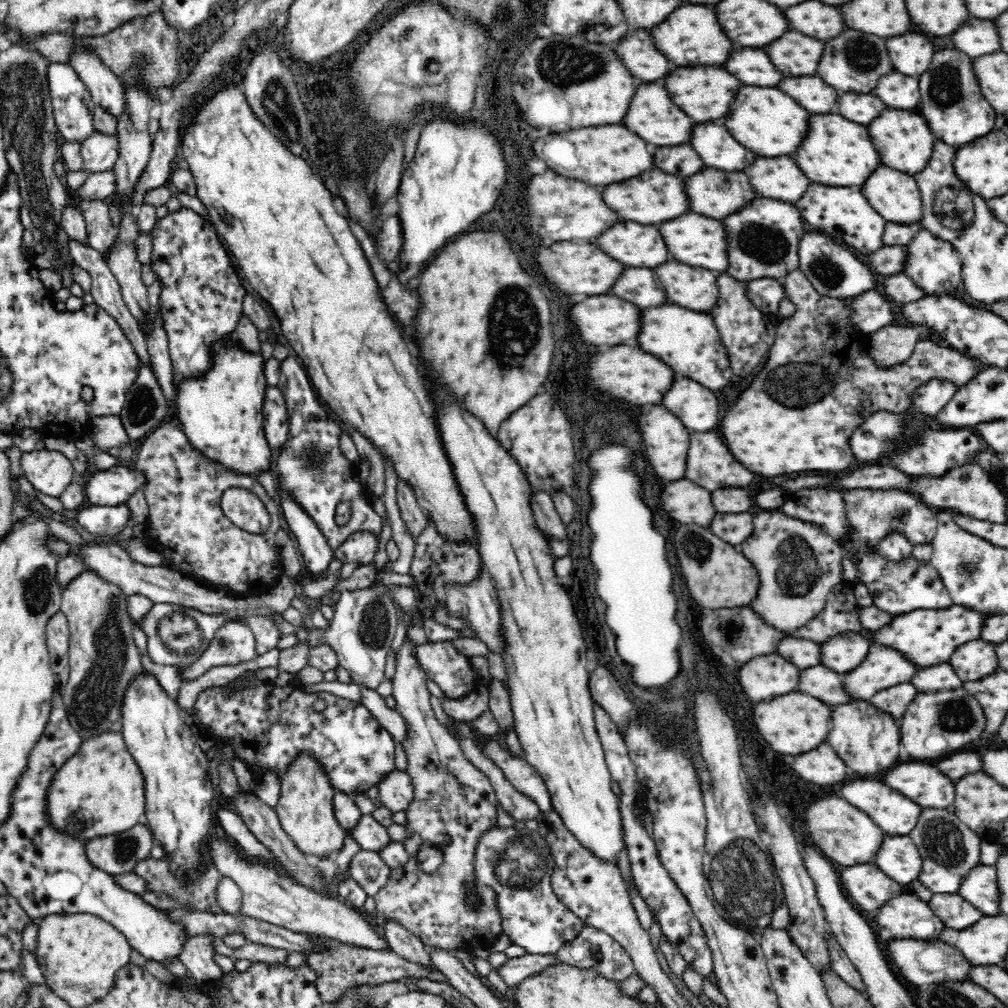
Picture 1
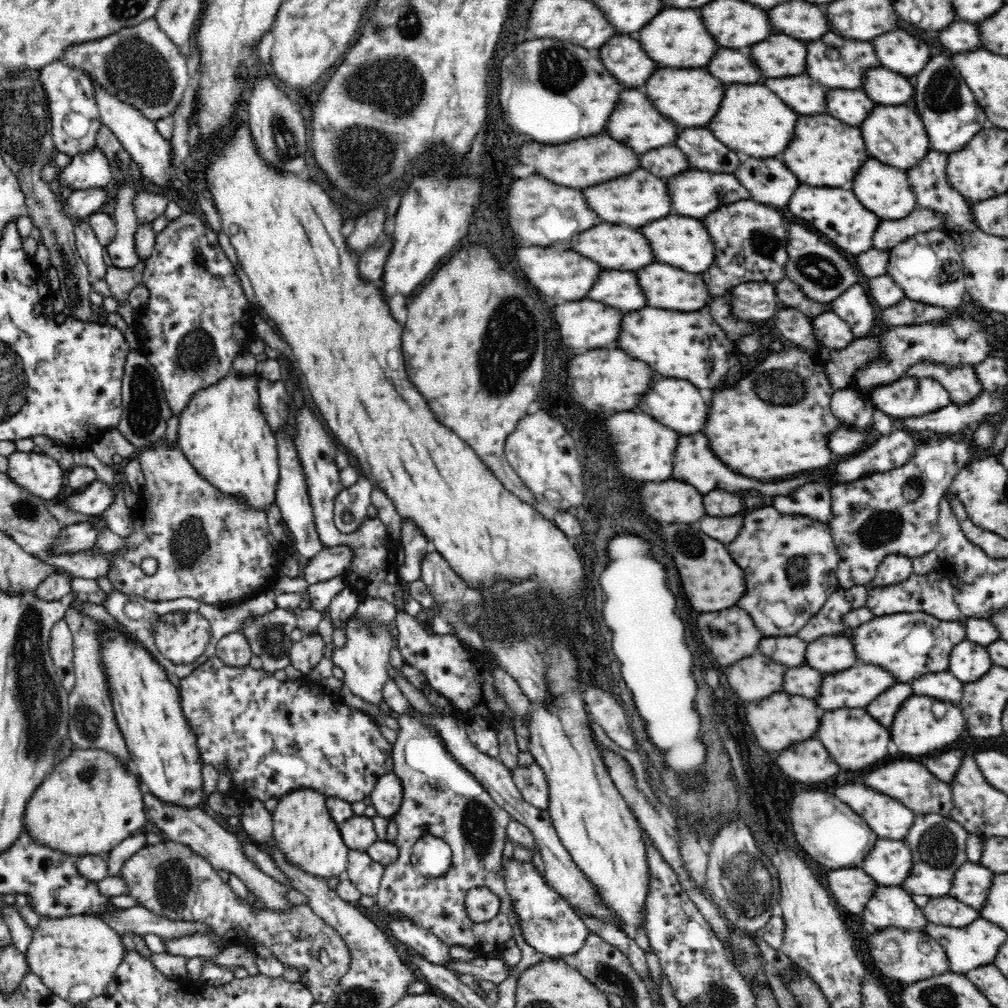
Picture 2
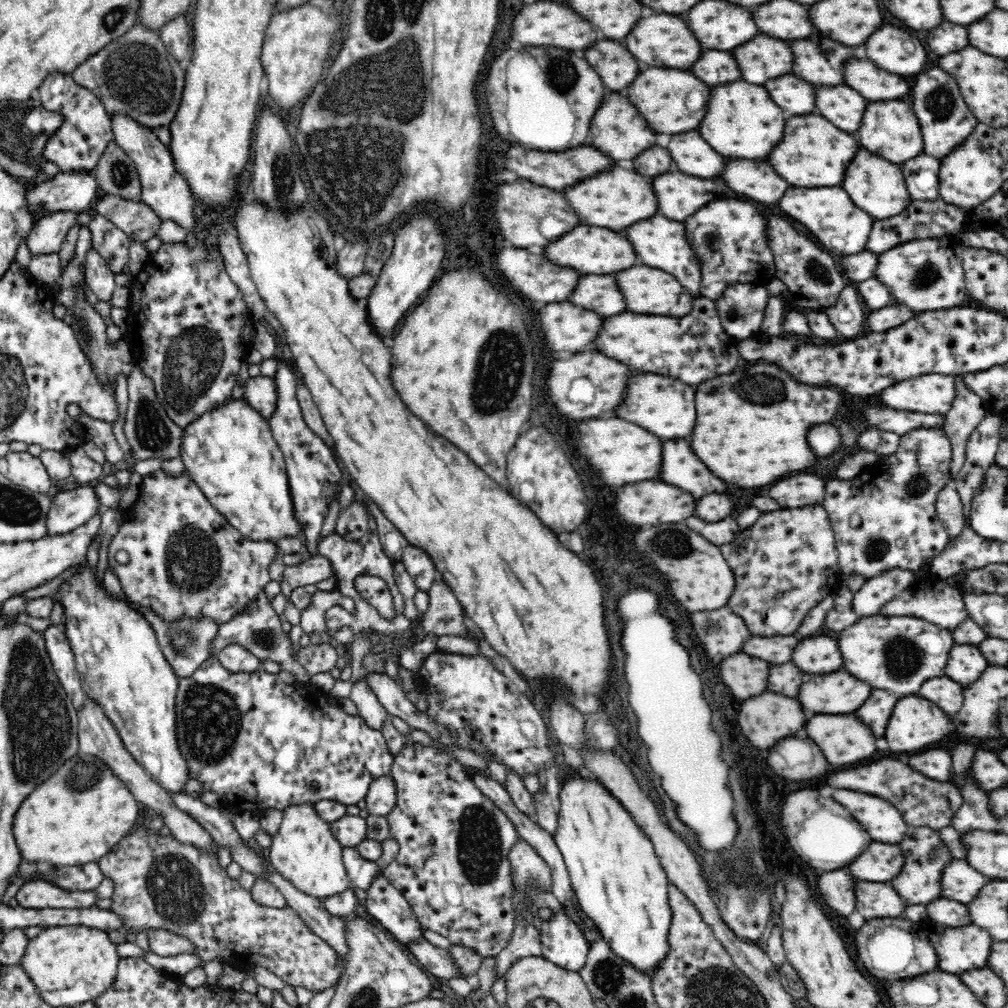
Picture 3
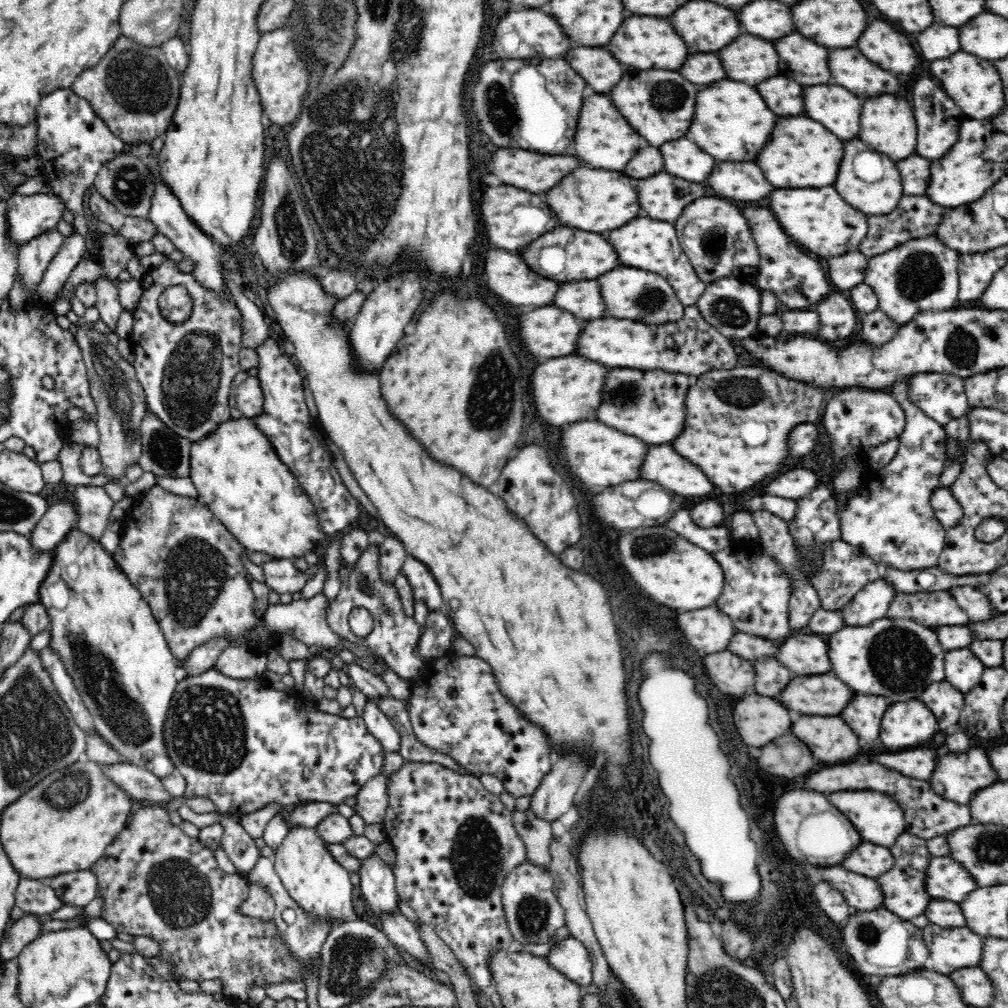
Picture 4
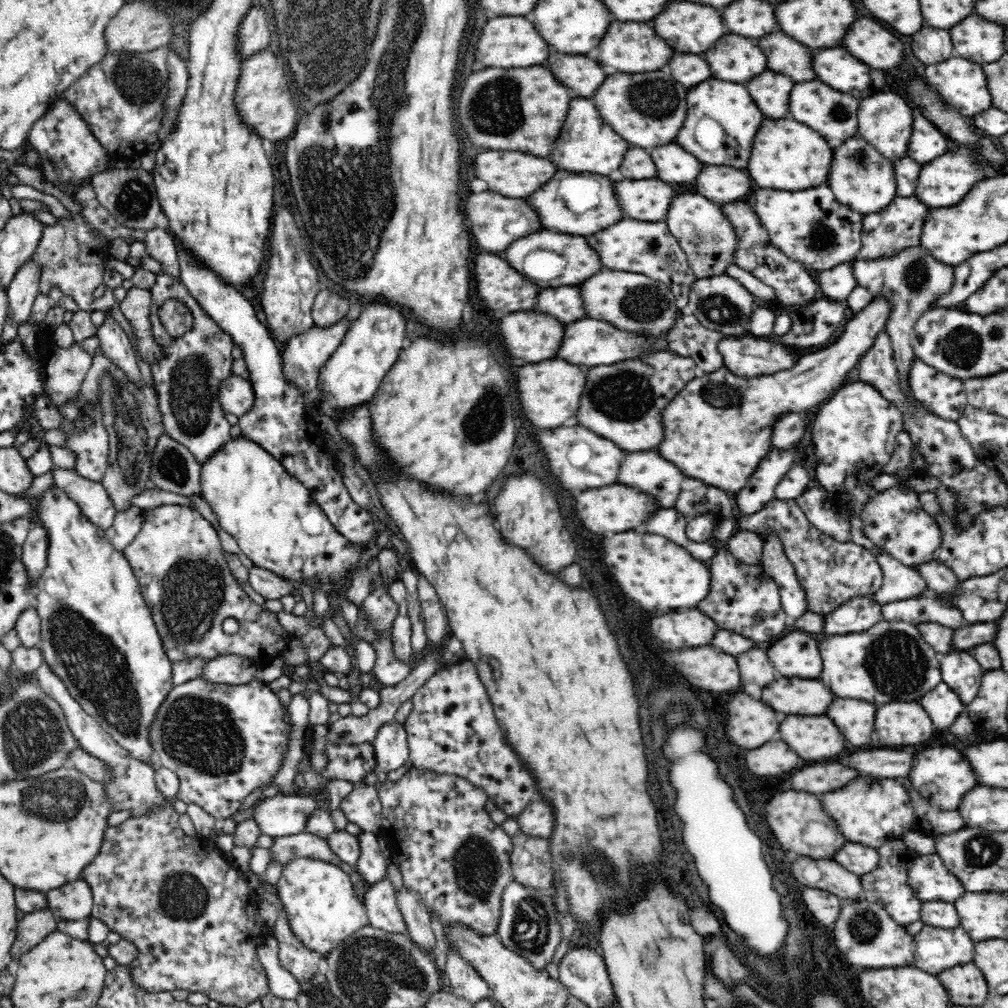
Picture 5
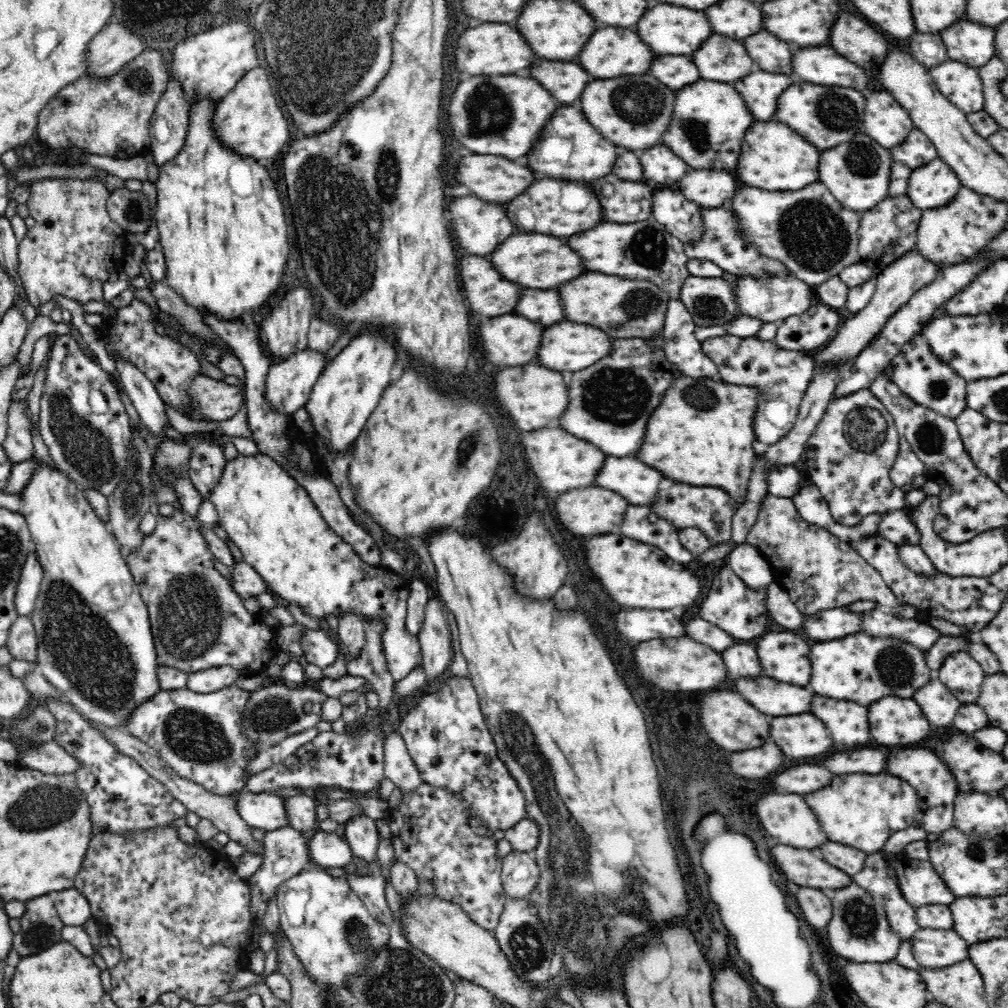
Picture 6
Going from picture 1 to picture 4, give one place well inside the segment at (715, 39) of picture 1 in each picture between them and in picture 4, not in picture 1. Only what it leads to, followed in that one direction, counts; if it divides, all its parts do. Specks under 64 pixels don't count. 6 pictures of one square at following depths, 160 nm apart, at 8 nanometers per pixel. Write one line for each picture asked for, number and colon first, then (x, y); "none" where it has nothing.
2: (675, 37)
3: (662, 40)
4: (647, 42)

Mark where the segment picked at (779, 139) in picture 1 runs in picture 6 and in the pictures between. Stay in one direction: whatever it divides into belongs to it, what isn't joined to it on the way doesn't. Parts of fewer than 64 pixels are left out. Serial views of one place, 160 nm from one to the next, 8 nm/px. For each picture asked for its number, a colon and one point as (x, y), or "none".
2: (751, 119)
3: (741, 121)
4: (728, 115)
5: (721, 121)
6: (706, 130)

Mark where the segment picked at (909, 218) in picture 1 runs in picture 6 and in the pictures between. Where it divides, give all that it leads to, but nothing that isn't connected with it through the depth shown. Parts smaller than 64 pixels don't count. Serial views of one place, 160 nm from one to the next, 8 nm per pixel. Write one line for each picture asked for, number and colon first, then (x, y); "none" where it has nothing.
2: (885, 191)
3: (877, 186)
4: (881, 197)
5: (863, 179)
6: (857, 173)

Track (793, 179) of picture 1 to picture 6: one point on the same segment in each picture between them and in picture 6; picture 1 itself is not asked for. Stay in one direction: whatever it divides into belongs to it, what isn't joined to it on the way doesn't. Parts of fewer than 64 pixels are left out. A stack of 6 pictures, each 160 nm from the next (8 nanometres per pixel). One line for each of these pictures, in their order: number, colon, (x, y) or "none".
2: (768, 181)
3: (755, 179)
4: (744, 181)
5: (720, 184)
6: (707, 188)

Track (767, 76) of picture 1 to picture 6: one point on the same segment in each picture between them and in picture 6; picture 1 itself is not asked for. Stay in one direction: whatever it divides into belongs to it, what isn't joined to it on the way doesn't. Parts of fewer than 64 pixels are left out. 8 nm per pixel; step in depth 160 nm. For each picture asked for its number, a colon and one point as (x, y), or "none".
2: (728, 65)
3: (713, 67)
4: (699, 68)
5: (689, 69)
6: (675, 71)

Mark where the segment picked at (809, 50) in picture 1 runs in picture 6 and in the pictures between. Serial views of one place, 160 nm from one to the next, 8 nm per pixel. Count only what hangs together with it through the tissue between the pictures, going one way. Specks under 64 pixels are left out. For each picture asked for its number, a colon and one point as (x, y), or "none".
2: (780, 55)
3: (764, 58)
4: (748, 59)
5: (744, 59)
6: (720, 58)

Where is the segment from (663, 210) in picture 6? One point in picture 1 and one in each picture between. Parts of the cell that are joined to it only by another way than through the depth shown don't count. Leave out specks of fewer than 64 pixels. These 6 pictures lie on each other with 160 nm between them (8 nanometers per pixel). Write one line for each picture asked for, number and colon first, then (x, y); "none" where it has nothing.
1: (763, 237)
2: (749, 240)
3: (727, 237)
4: (724, 247)
5: (699, 225)

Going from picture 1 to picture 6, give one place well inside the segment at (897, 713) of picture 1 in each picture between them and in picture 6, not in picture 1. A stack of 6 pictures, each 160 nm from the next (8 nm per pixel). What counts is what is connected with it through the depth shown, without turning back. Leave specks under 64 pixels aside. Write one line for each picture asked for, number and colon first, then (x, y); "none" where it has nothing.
2: (886, 705)
3: (875, 713)
4: (863, 715)
5: (855, 718)
6: (848, 723)

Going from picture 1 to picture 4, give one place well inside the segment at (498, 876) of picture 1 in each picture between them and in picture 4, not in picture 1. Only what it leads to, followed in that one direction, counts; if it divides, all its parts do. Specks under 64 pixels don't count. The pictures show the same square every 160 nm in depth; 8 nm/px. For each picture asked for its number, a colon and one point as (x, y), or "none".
2: (548, 923)
3: (563, 943)
4: (571, 958)

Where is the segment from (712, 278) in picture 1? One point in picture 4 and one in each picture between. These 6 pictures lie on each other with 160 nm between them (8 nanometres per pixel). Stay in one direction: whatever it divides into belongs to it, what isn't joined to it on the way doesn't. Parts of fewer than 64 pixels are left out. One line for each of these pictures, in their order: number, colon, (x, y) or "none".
2: (665, 287)
3: (646, 290)
4: (629, 293)

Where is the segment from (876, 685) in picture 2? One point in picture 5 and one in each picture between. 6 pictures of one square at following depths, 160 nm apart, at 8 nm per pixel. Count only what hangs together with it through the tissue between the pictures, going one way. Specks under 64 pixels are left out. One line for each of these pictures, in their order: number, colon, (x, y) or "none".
3: (837, 693)
4: (822, 694)
5: (789, 695)

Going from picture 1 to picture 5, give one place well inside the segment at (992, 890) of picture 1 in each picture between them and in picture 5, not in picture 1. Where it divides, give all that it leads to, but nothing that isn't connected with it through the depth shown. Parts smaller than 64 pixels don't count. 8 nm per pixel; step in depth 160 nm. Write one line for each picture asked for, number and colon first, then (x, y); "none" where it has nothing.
2: (970, 884)
3: (959, 881)
4: (945, 879)
5: (929, 880)

